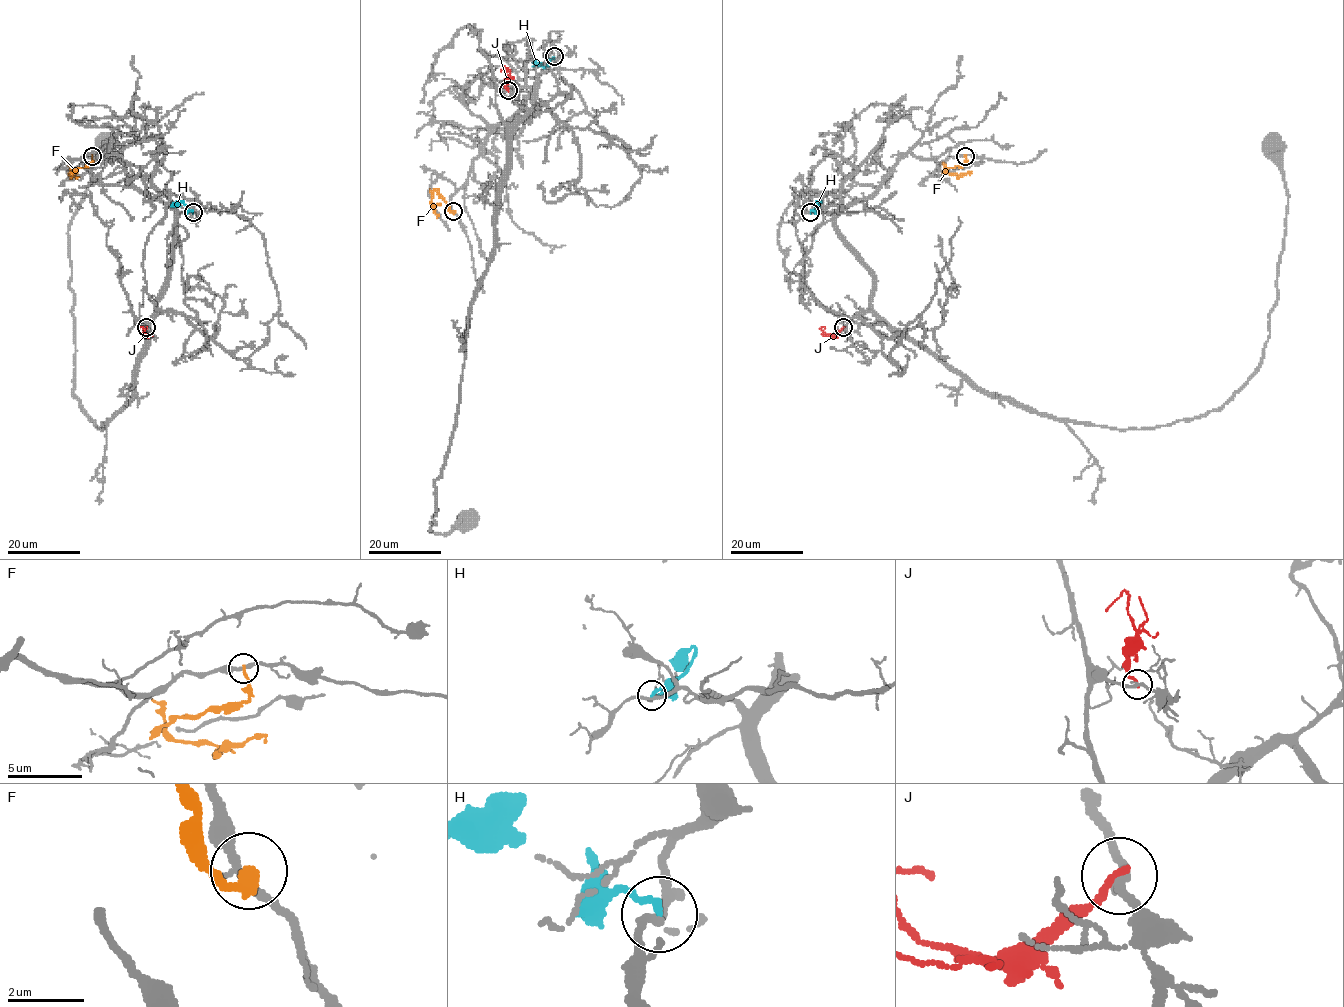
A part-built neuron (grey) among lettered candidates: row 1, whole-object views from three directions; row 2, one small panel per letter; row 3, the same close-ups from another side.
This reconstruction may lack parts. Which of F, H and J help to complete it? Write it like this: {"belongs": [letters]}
{"belongs": ["H"]}

